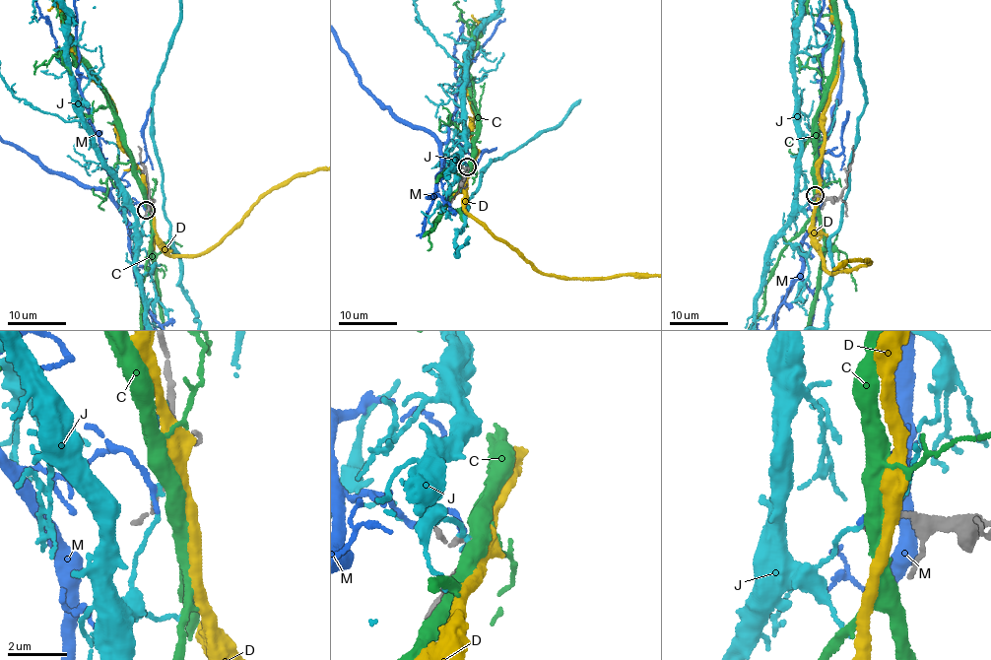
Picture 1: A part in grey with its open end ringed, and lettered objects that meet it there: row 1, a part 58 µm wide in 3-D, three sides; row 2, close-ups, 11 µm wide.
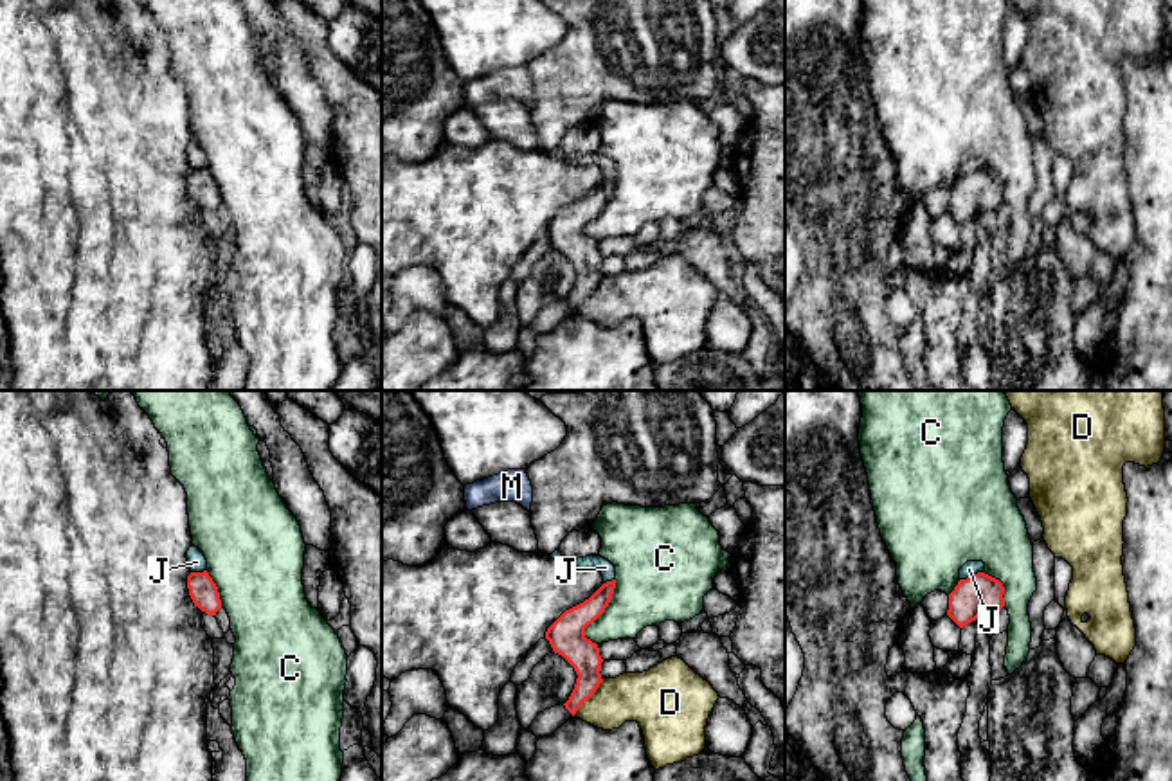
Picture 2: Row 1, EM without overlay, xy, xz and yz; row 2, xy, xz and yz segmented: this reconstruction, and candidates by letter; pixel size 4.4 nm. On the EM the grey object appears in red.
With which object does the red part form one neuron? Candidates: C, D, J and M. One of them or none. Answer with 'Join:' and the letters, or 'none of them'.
Join: M

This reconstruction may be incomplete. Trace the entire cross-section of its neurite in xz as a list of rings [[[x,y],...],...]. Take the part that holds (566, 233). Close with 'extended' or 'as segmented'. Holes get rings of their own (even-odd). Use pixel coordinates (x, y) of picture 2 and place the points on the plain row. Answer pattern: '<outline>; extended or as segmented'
[[[616,176],[603,180],[589,196],[565,207],[545,229],[553,248],[562,252],[578,272],[574,286],[563,301],[572,313],[603,279],[600,270],[603,256],[598,241],[585,234],[585,225],[605,209],[614,185]]]; as segmented

